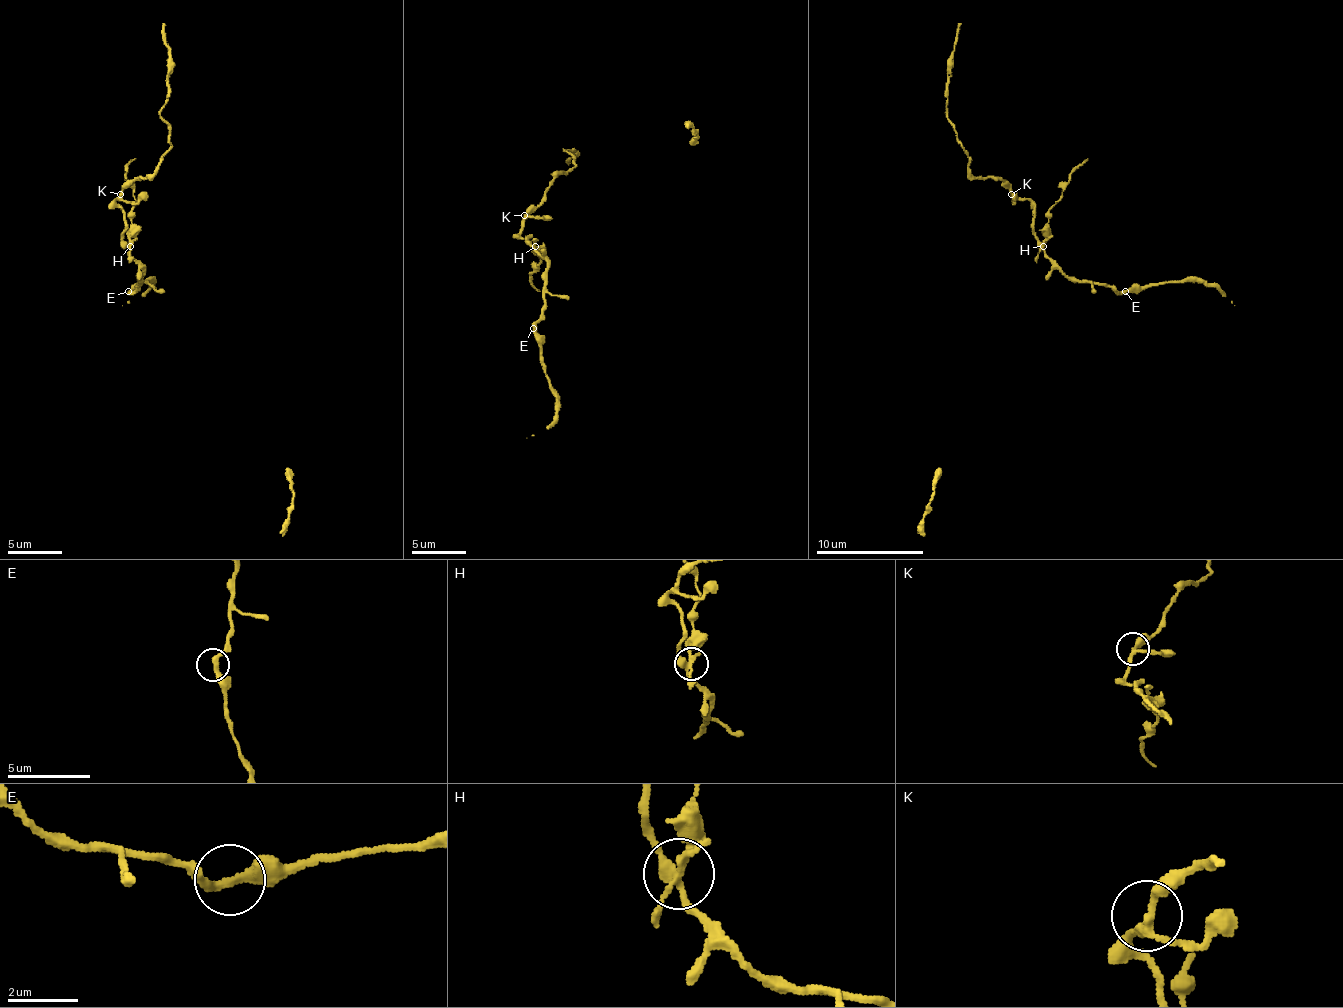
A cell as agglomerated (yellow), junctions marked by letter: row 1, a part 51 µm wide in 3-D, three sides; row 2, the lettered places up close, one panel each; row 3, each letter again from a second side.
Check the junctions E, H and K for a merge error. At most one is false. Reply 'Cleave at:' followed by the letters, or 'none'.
Cleave at: H

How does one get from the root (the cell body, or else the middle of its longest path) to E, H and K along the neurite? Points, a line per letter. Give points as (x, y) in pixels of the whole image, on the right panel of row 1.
E: (1049, 272), (1060, 269), (1071, 277), (1106, 283), (1125, 291)
H: (1049, 272), (1052, 259), (1044, 251), (1044, 245)
K: (1049, 272), (1052, 261), (1041, 251), (1033, 229), (1033, 205), (1011, 194)

